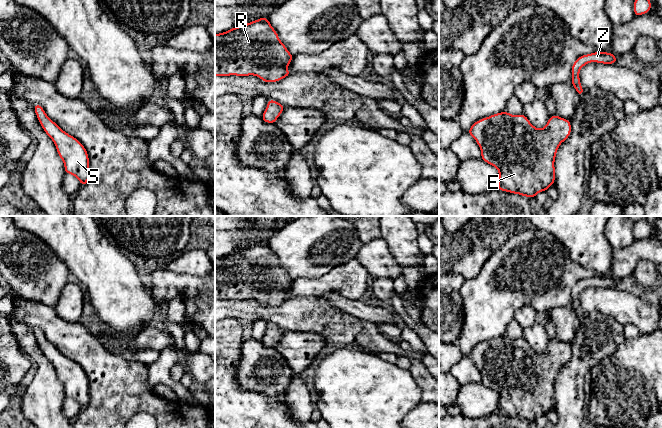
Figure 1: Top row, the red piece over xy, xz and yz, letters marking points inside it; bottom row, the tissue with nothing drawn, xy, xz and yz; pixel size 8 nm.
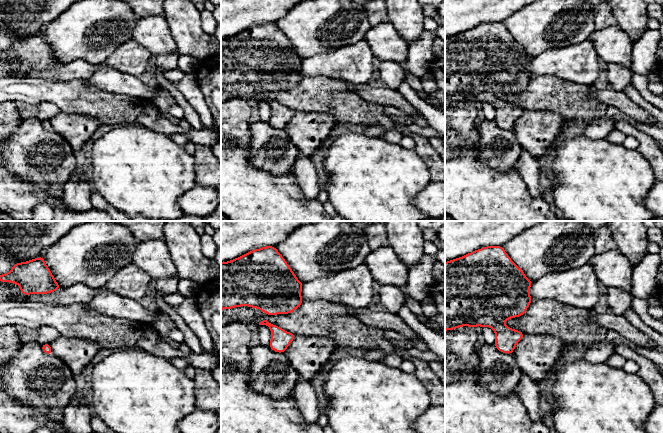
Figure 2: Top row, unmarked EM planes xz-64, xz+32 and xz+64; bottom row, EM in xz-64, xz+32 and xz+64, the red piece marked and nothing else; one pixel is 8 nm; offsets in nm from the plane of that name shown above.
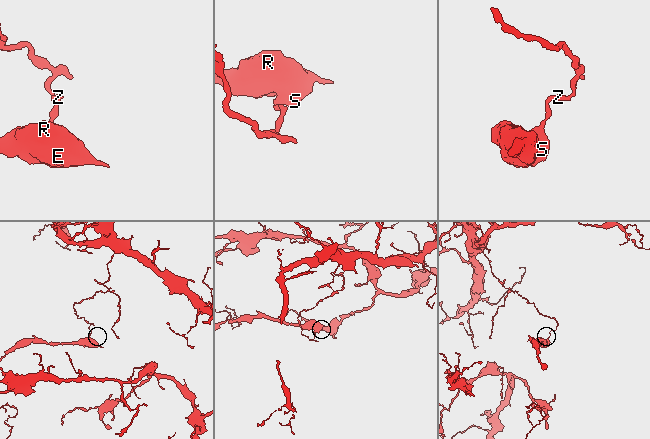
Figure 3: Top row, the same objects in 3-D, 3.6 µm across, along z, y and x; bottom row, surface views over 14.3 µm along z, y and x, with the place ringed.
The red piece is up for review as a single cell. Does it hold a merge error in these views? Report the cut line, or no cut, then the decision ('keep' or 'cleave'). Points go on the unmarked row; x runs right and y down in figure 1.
cut xy (49, 342), (43, 341), (39, 345); cleave

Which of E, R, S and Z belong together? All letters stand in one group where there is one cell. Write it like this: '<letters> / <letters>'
E R S / Z

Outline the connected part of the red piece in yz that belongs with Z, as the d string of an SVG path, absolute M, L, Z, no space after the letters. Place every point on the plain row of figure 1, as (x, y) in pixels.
M594 276L591 278L587 279L582 279L577 282L577 284L572 288L572 309L576 313L576 316L580 319L584 319L583 312L580 307L580 302L579 302L579 296L580 293L590 287L590 286L597 286L597 287L602 287L602 288L615 288L617 285L618 281L615 281L612 277L610 276Z

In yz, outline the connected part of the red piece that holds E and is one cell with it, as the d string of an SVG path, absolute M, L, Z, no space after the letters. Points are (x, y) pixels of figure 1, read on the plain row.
M507 335L476 345L468 356L481 373L481 383L499 395L497 413L528 422L547 415L555 405L557 374L571 358L571 348L558 339L550 340L543 353L534 351L524 338L516 340Z

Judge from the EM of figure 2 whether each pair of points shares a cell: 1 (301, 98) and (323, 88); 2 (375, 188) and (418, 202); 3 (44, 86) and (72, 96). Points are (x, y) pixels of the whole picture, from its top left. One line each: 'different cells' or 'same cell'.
1: same cell
2: different cells
3: same cell

